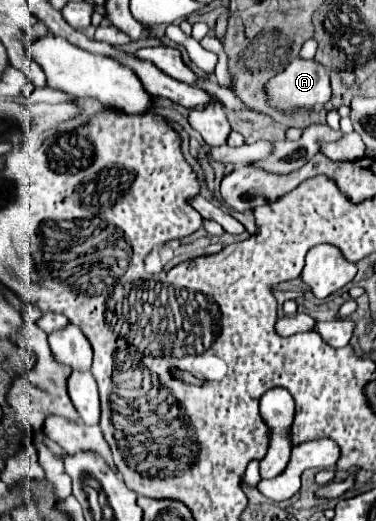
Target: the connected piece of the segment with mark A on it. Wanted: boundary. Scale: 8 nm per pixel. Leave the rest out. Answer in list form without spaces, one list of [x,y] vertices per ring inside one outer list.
[[[295,58],[281,74],[269,80],[267,84],[269,100],[273,106],[277,106],[283,112],[293,112],[295,108],[315,108],[317,104],[325,104],[331,98],[331,84],[327,70],[315,62],[315,60],[303,60]]]

